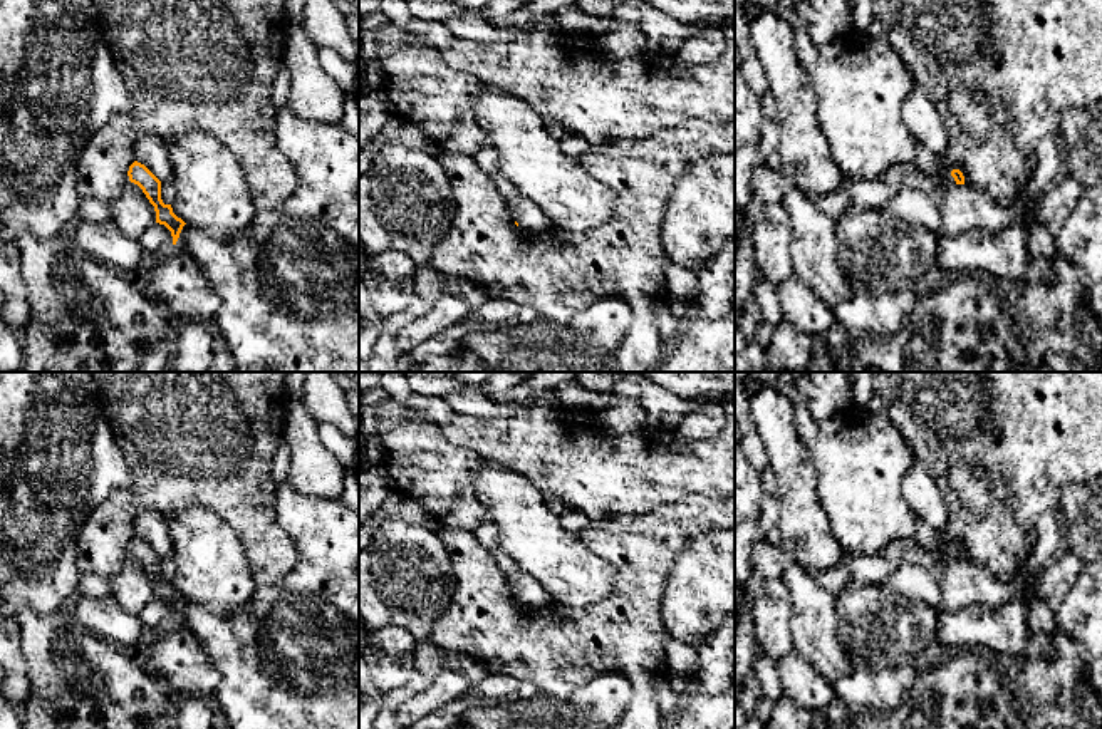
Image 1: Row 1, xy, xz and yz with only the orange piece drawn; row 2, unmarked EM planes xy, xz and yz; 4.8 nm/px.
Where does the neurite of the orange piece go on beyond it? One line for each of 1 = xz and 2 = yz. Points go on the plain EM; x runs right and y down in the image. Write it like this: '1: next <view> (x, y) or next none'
1: next none
2: next none

